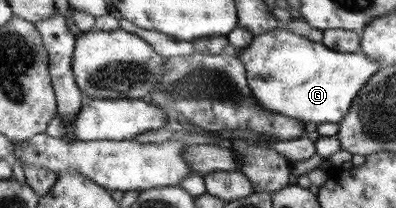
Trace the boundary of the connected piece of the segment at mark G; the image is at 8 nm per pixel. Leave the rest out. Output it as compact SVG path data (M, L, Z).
M279 26L254 35L248 48L234 53L245 63L249 89L265 110L293 118L302 124L339 123L353 106L357 94L370 77L380 69L364 52L334 51L325 43L317 43Z

